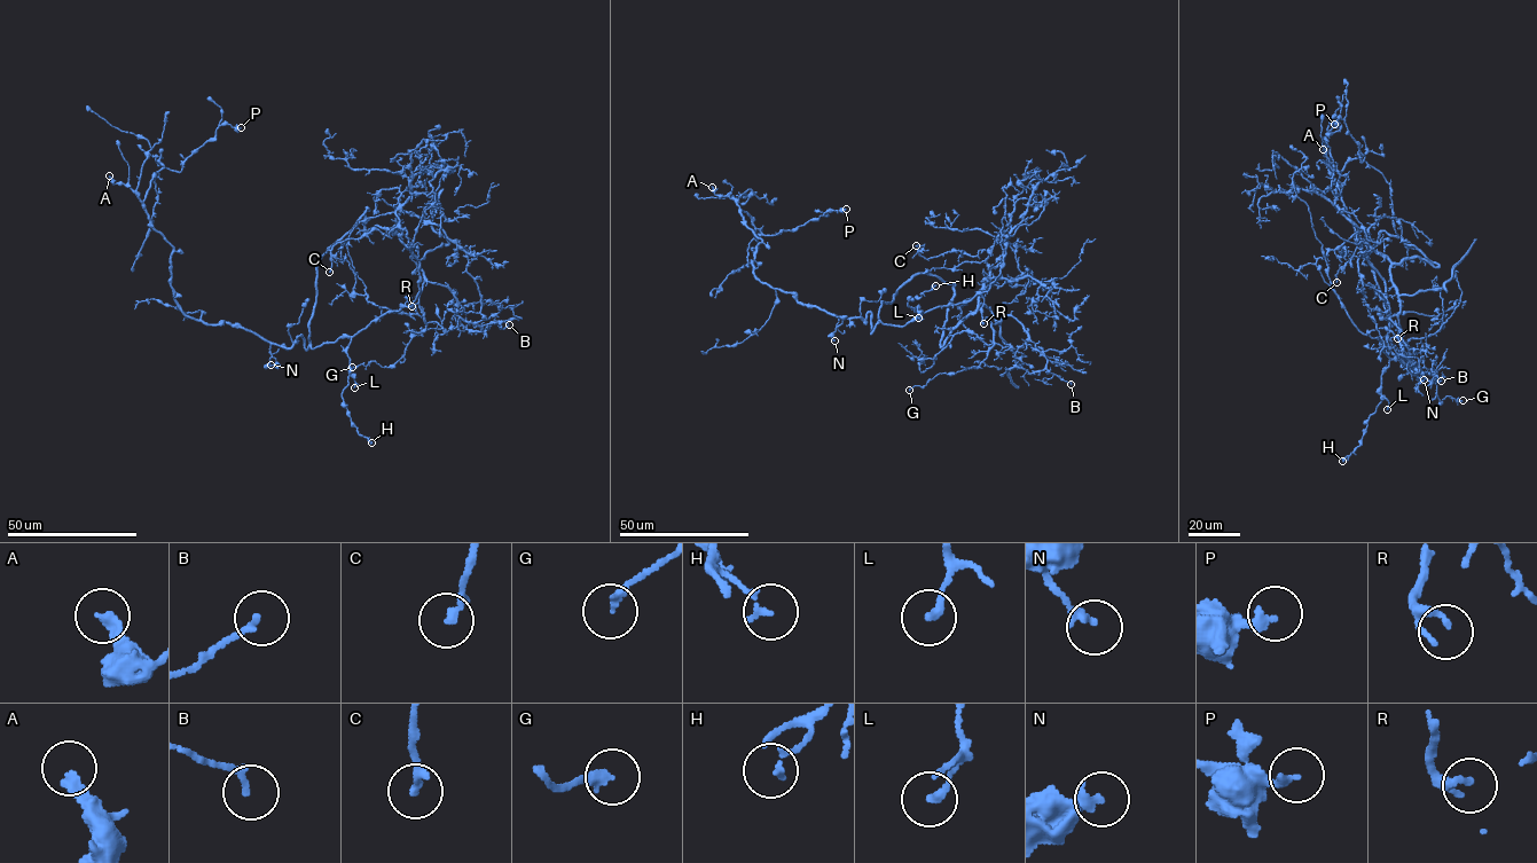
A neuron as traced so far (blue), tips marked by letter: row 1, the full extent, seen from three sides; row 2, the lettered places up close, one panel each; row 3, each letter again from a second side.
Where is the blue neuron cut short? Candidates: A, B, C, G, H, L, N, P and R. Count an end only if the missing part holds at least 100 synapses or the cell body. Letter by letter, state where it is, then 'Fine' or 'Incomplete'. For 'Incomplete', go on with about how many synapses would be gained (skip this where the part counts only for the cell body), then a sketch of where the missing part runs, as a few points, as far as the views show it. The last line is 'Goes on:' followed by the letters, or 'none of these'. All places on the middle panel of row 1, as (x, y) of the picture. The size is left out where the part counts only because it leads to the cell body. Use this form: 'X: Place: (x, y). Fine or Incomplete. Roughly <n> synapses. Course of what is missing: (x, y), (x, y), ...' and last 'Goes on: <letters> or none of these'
A: Place: (712, 187). Fine
B: Place: (1071, 384). Fine
C: Place: (916, 245). Fine
G: Place: (909, 390). Fine
H: Place: (935, 285). Fine
L: Place: (918, 318). Fine
N: Place: (834, 340). Fine
P: Place: (846, 209). Fine
R: Place: (983, 323). Fine
Goes on: none of these

